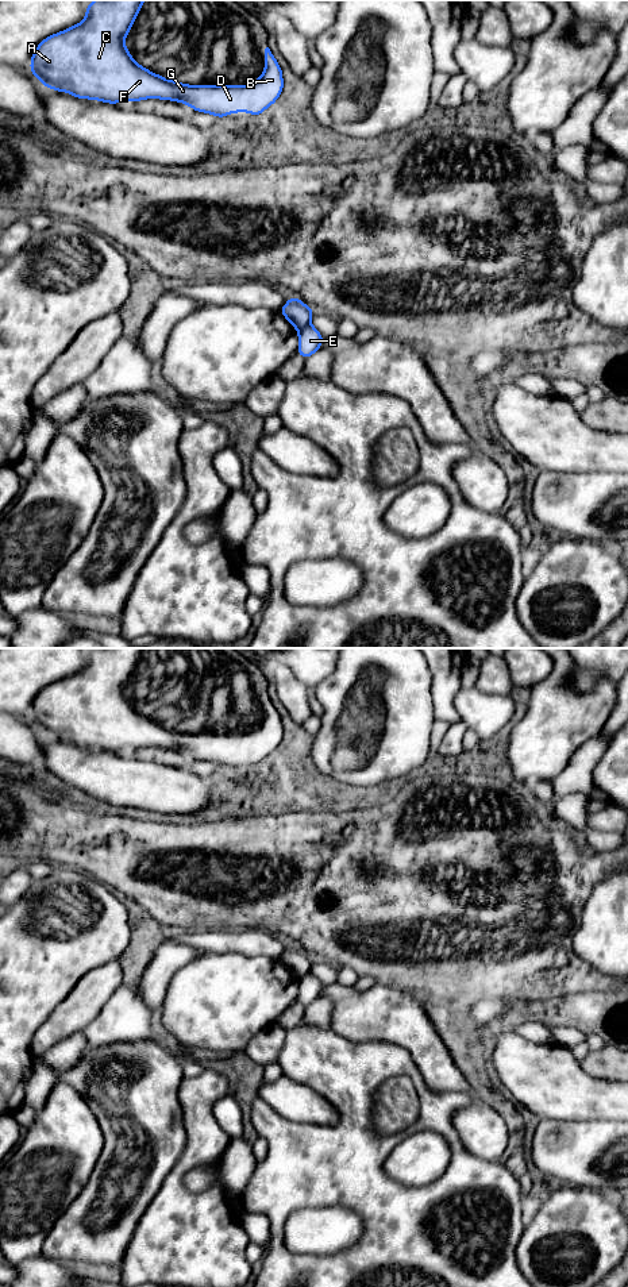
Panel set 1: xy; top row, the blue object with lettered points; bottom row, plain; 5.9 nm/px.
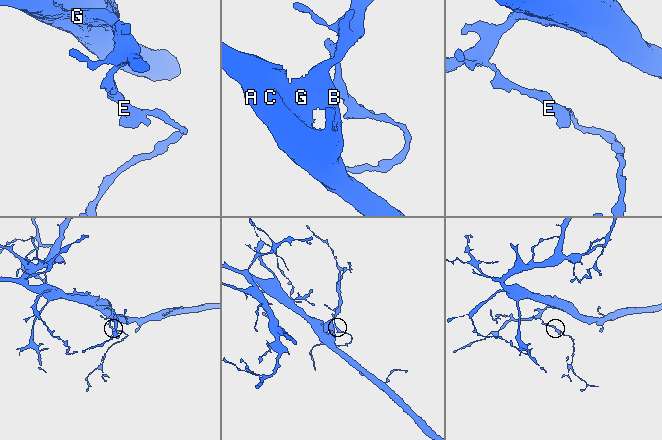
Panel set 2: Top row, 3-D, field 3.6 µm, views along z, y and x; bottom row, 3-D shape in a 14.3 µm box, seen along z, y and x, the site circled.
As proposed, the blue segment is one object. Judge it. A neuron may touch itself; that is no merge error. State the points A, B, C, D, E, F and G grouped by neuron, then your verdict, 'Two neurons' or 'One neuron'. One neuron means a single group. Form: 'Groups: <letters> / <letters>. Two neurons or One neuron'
Groups: A B C D F G / E. Two neurons

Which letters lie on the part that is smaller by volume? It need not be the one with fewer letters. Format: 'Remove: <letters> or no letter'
Remove: E

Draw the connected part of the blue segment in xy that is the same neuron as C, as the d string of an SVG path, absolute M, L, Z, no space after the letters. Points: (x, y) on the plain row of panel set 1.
M95 648L86 652L85 667L43 687L31 705L30 718L47 736L69 740L77 747L100 748L109 752L145 747L173 748L188 752L197 760L226 766L234 760L261 763L282 740L282 717L270 697L265 697L265 721L251 733L185 733L153 723L130 705L124 686L146 648Z

